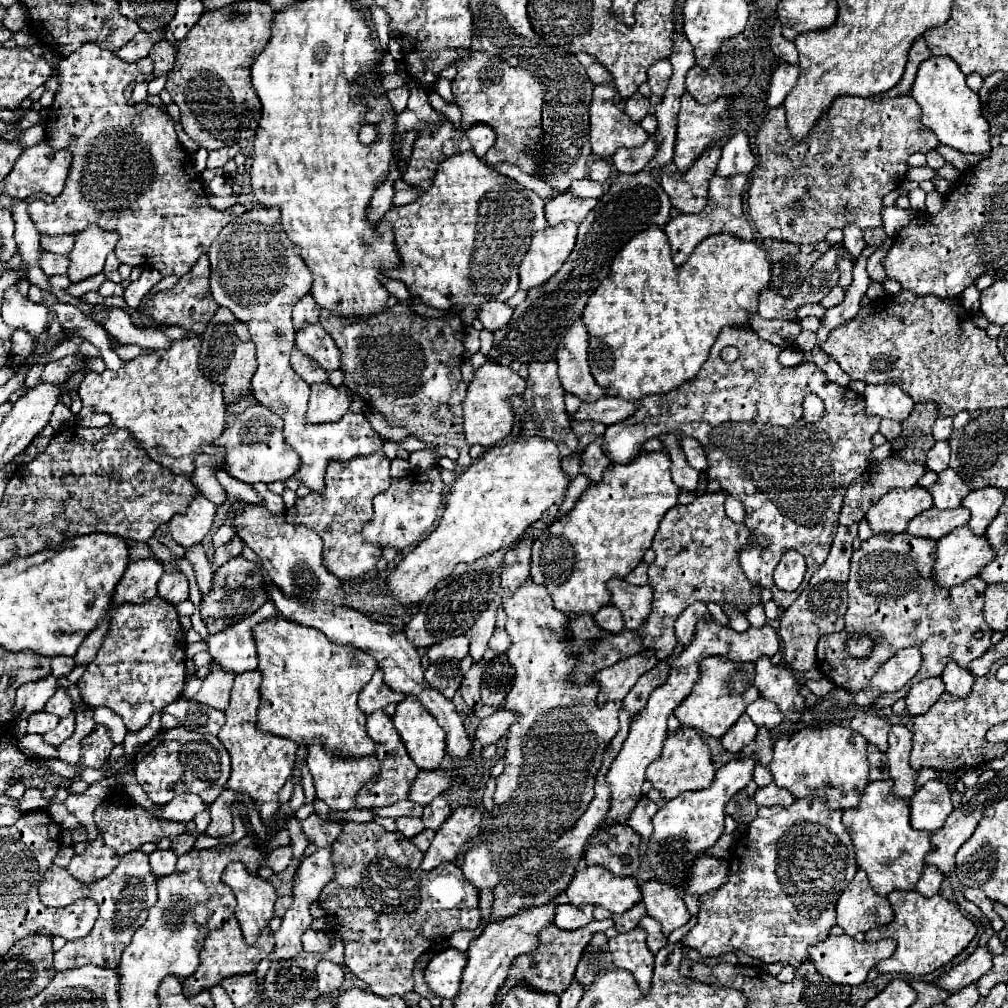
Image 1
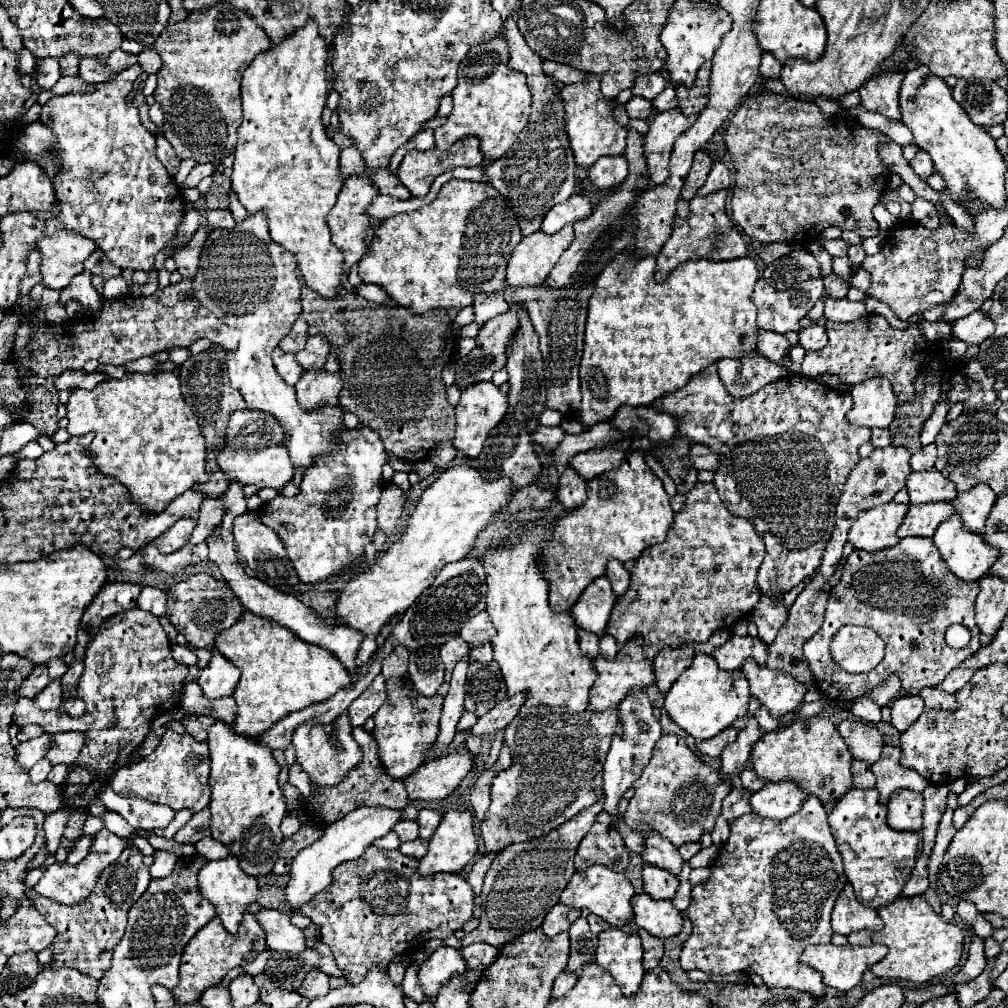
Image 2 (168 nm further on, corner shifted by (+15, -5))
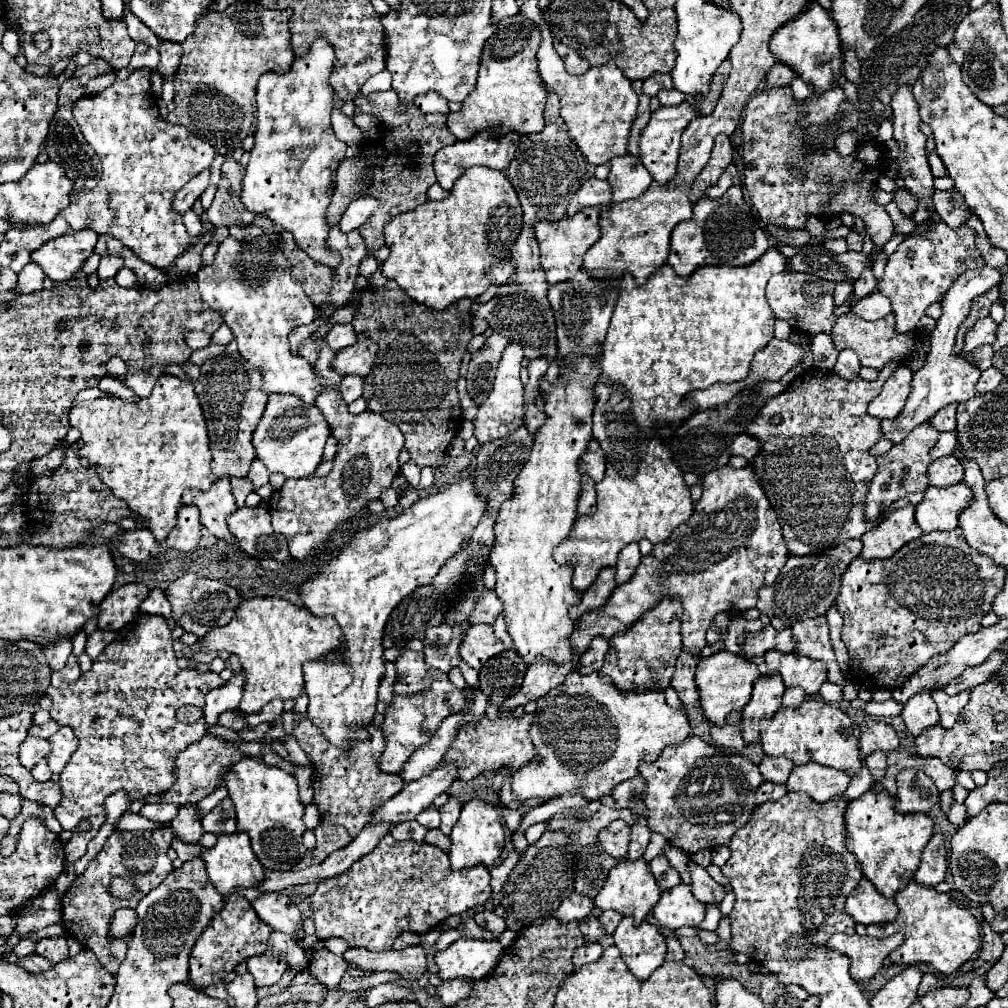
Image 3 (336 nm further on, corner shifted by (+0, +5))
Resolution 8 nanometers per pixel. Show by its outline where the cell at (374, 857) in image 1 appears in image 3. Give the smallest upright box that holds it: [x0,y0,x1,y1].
[311,835,489,951]

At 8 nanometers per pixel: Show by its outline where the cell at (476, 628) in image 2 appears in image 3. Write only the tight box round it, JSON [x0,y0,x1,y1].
[469,591,503,625]

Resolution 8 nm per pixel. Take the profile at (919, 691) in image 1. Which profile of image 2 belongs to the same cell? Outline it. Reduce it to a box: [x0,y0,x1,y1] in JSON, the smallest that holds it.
[892,695,924,733]

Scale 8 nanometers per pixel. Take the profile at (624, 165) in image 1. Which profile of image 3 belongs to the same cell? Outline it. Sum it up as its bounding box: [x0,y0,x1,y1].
[607,155,651,203]

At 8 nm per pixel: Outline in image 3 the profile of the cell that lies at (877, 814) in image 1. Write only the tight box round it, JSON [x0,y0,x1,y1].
[845,791,933,897]

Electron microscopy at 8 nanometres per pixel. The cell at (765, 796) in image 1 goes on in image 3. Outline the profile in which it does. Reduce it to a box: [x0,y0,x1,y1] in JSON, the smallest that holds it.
[787,763,851,803]

